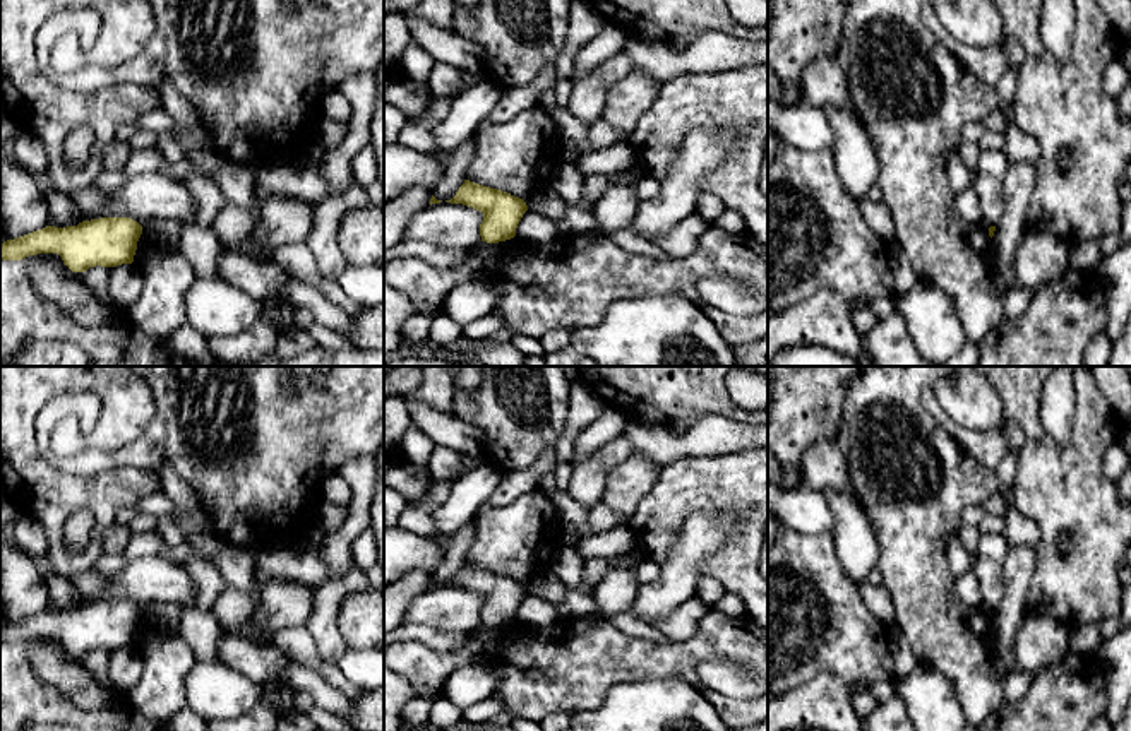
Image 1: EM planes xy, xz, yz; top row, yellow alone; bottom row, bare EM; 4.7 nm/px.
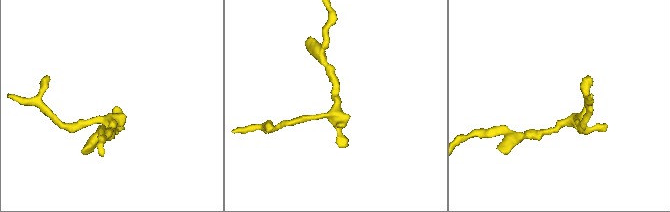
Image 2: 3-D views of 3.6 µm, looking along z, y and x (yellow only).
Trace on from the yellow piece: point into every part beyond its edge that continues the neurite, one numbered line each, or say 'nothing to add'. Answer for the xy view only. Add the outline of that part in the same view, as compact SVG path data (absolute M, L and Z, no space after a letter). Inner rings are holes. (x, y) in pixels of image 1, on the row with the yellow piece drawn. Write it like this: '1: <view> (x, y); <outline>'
nothing to add

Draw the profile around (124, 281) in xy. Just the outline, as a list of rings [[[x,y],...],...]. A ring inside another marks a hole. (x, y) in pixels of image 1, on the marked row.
[[[134,264],[111,267],[108,272],[108,293],[118,310],[132,306],[142,293],[142,276]]]

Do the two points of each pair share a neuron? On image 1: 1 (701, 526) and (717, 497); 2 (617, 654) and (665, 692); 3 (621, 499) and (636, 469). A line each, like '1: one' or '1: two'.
1: two
2: two
3: one

